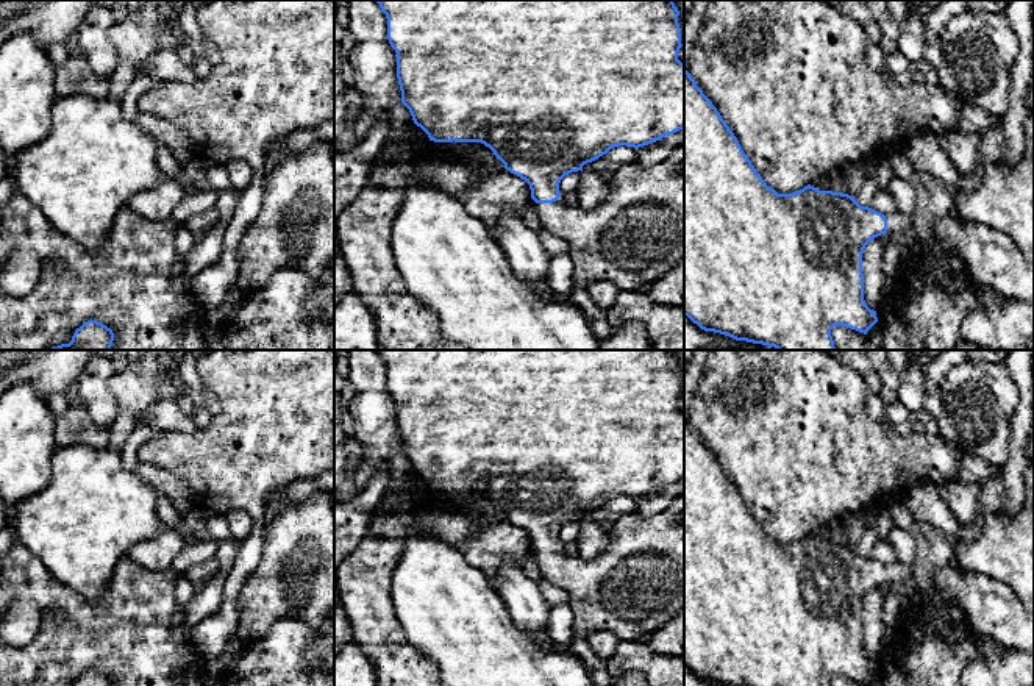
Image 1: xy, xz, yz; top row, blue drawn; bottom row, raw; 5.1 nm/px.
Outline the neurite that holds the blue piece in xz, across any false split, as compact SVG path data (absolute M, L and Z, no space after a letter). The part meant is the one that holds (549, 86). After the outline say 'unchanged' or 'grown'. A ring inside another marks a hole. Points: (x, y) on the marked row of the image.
M375 0L387 19L387 39L397 53L397 78L401 103L412 120L434 142L481 142L505 164L505 169L529 184L542 230L569 244L573 261L573 284L587 289L597 281L611 281L619 291L644 291L662 278L684 258L684 144L665 161L642 167L637 163L622 164L603 202L592 209L569 206L559 194L561 180L583 166L606 155L619 145L644 147L684 128L684 63L678 59L681 30L679 11L673 0Z; grown

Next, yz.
M684 69L684 316L693 323L704 331L720 333L736 341L775 347L776 350L836 350L831 336L831 330L836 325L867 334L878 322L876 311L870 309L864 300L862 253L872 239L886 233L901 241L911 239L914 217L900 211L884 216L868 206L861 206L848 194L820 191L811 184L792 194L778 194L772 189L743 153L737 138L722 119L717 108Z; grown

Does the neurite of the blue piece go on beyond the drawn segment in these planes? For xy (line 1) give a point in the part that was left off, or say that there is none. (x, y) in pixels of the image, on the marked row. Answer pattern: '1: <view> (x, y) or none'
1: none

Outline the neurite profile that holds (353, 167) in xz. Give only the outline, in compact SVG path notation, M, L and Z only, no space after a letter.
M380 114L362 139L344 153L334 153L334 305L353 291L347 263L337 241L337 217L369 183L378 156L389 139L389 119Z

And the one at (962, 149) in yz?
M951 130L937 136L937 141L954 169L964 177L970 177L978 166L979 148L986 144L982 134Z

